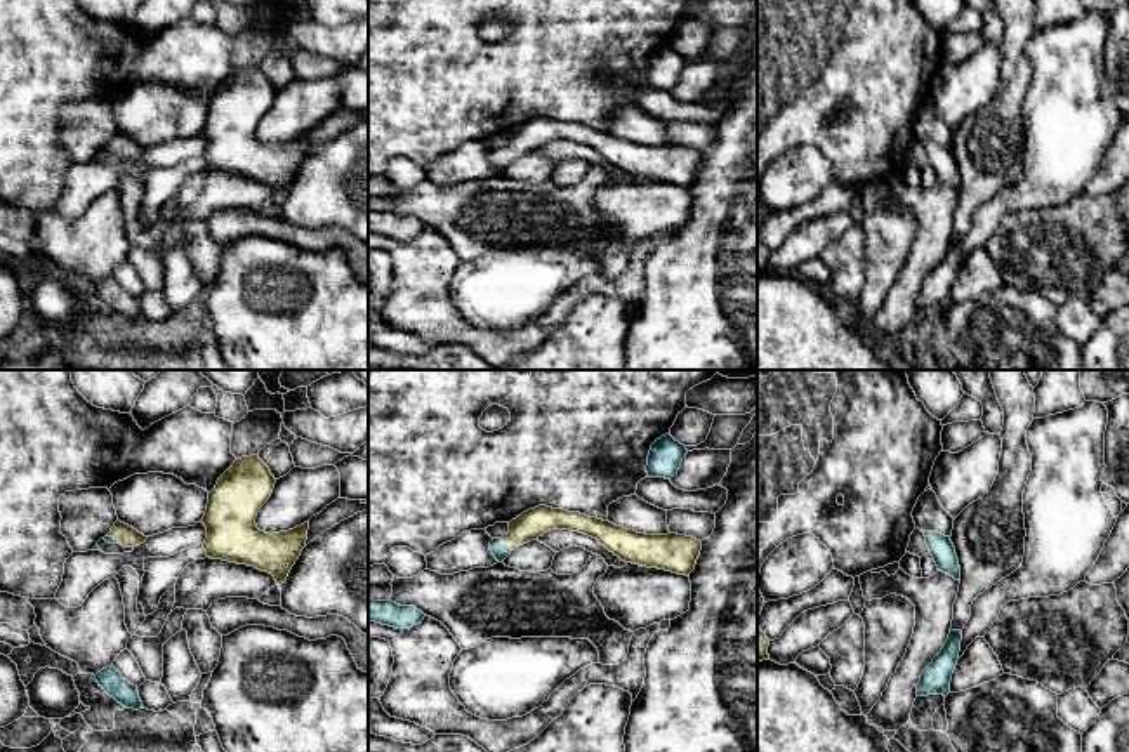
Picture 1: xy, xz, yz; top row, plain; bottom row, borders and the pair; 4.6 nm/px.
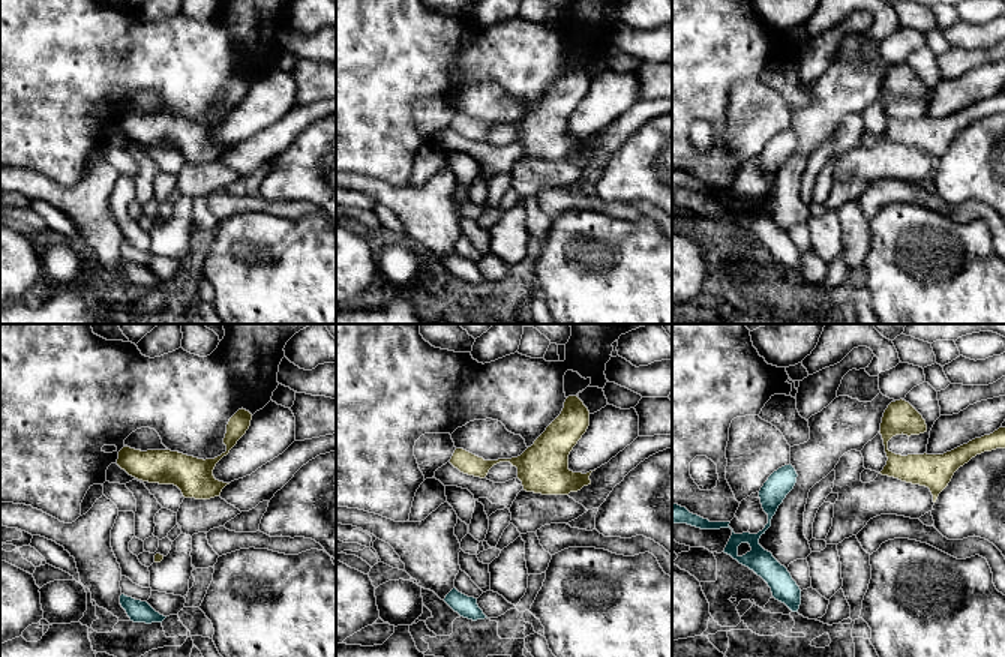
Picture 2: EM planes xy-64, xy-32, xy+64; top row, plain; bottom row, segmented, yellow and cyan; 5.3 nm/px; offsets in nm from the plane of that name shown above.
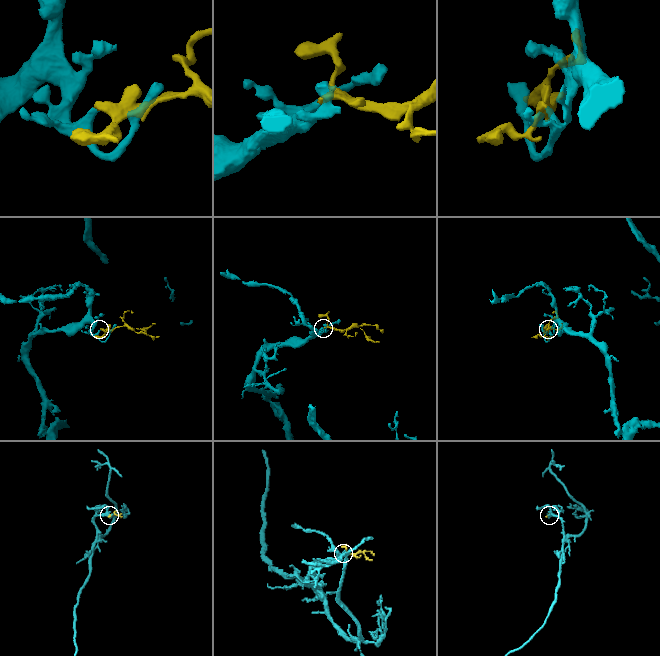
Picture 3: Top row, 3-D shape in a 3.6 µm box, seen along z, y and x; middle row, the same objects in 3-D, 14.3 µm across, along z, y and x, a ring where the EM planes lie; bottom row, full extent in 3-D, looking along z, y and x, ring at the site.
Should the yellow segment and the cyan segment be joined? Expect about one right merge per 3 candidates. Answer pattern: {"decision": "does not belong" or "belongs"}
{"decision": "belongs"}

